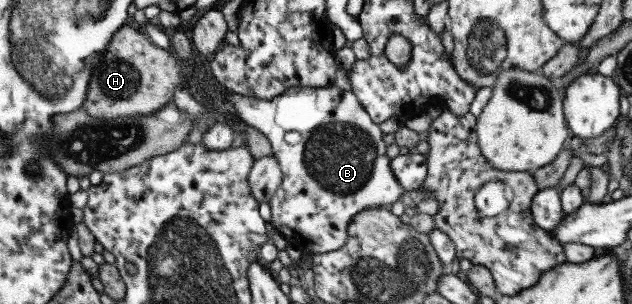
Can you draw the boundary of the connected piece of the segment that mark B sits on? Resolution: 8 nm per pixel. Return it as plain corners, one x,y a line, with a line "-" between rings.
224,86
221,87
221,92
224,92
225,96
229,94
229,102
233,104
233,108
235,109
235,112
237,112
237,120
243,122
243,125
248,131
259,131
269,141
268,148
279,165
282,177
279,186
275,189
272,197
267,202
269,205
269,212
271,213
271,218
269,218
268,222
272,225
274,231
279,232
284,237
287,245
291,244
291,246
297,248
299,252
307,254
336,251
345,244
348,235
346,233
346,228
347,225
350,224
350,220
355,218
355,214
359,214
363,212
363,210
374,208
385,208
390,210
391,204
404,193
402,200
406,205
409,205
406,197
407,191
400,188
399,183
395,180
395,177
391,172
389,166
390,159
385,155
386,145
381,140
383,134
379,131
377,124
370,120
370,116
365,112
365,109
359,104
356,96
350,90
342,90
335,86
325,88
294,87
285,89
280,95
267,100
235,94
234,92
227,90

